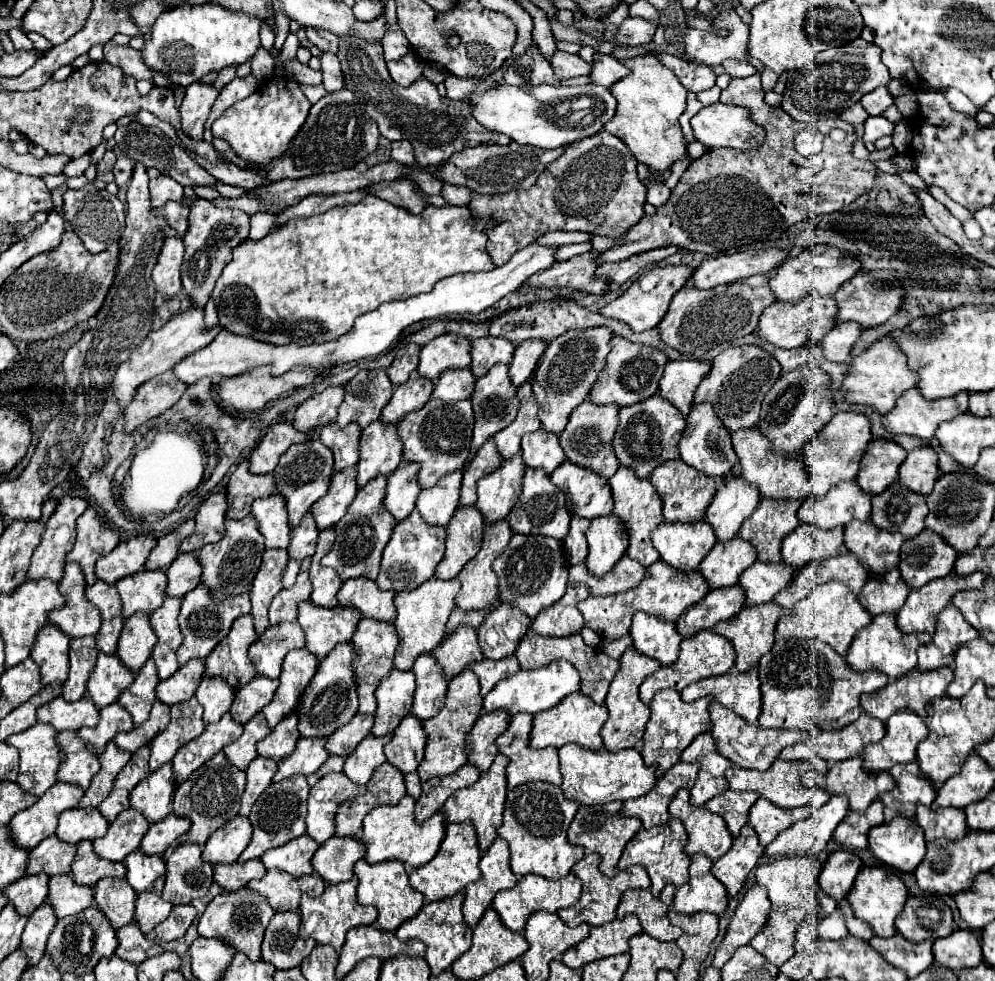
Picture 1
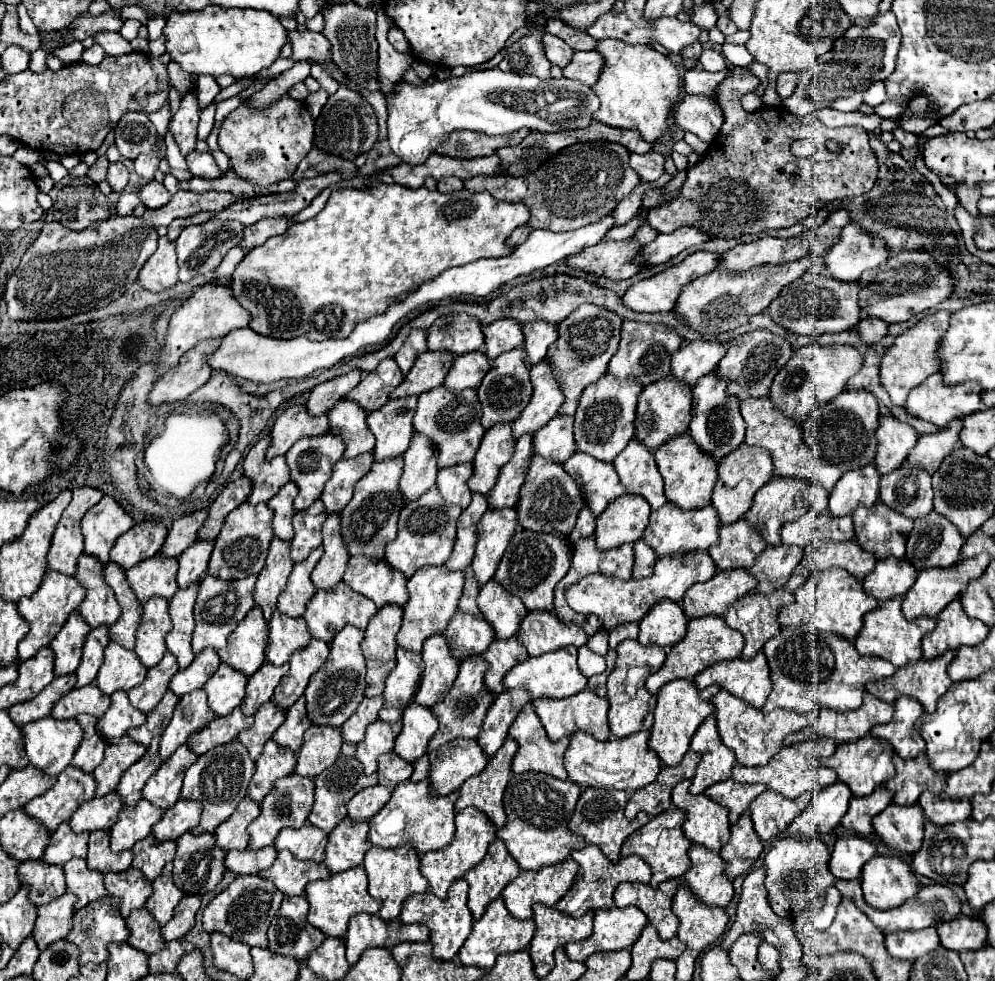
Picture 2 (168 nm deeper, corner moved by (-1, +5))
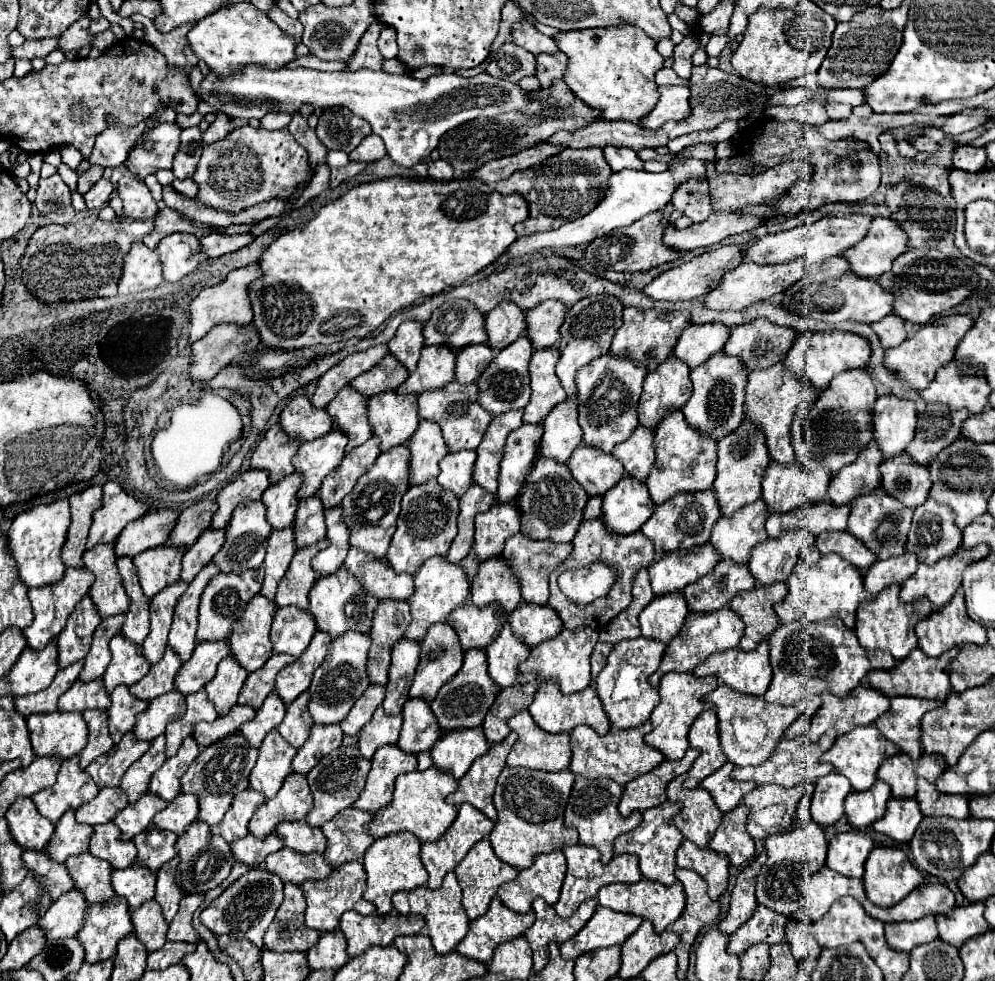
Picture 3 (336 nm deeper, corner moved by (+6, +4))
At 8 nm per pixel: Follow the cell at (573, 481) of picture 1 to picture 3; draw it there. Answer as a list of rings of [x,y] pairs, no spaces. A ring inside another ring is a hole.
[[[577,446],[567,460],[567,466],[573,478],[583,486],[583,490],[593,498],[603,498],[607,490],[611,490],[623,476],[625,470],[619,460],[611,458],[611,454],[601,452],[591,446]]]

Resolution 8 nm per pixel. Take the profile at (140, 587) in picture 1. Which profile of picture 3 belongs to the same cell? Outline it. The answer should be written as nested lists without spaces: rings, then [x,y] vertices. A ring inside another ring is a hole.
[[[161,546],[155,550],[151,548],[143,554],[139,554],[137,558],[133,558],[139,584],[147,598],[153,598],[165,586],[175,584],[179,580],[183,552],[185,552],[183,548]]]

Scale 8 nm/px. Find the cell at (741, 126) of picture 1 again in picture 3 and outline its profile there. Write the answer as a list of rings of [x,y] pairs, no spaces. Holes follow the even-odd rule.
[[[659,86],[661,98],[657,106],[639,122],[639,126],[645,128],[659,128],[669,120],[683,120],[691,112],[689,106],[689,88],[685,86]]]

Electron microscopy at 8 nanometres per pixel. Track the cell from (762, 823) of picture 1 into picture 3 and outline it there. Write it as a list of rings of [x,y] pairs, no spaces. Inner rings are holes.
[[[757,786],[753,792],[743,796],[743,804],[749,808],[747,832],[753,840],[763,840],[771,834],[779,834],[789,828],[801,788],[783,786]]]

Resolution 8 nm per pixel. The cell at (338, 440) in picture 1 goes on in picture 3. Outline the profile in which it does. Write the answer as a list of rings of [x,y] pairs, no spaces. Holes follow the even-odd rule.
[[[345,386],[343,390],[339,390],[339,394],[329,402],[325,410],[333,418],[333,424],[347,434],[347,452],[365,444],[371,438],[371,426],[365,414],[367,400],[353,388]]]

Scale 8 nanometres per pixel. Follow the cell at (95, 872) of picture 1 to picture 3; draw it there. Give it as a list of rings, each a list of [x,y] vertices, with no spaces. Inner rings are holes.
[[[113,822],[109,824],[99,824],[93,828],[93,836],[89,842],[89,852],[101,860],[107,860],[113,868],[129,868],[135,864],[137,848],[135,844],[123,842],[119,838],[119,828],[115,828]]]

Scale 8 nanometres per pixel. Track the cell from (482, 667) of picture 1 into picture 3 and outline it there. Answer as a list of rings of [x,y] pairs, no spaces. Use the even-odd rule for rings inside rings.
[[[505,622],[503,628],[501,628],[501,634],[485,648],[487,652],[487,664],[489,664],[489,676],[493,678],[493,682],[499,686],[499,688],[509,688],[517,682],[527,682],[527,680],[533,680],[535,676],[529,674],[529,676],[523,676],[519,674],[517,666],[529,656],[529,646],[525,646],[523,642],[519,642],[509,624]]]

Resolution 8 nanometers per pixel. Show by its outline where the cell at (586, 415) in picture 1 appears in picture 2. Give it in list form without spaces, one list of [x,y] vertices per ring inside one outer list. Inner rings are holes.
[[[604,373],[596,383],[588,385],[580,397],[580,405],[574,421],[574,437],[580,451],[612,463],[616,455],[632,441],[634,437],[634,419],[636,405],[642,385],[634,377],[618,379],[612,373]]]

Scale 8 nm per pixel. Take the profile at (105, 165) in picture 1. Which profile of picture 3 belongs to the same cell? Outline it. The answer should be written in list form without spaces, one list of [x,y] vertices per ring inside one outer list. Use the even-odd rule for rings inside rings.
[[[91,166],[87,172],[83,172],[79,176],[79,188],[77,188],[77,192],[85,194],[99,180],[99,176],[103,176],[103,168],[101,166]]]

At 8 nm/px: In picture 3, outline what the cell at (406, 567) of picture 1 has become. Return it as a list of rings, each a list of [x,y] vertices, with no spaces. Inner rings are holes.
[[[435,478],[421,486],[411,486],[401,500],[401,512],[397,518],[397,530],[387,550],[387,562],[395,572],[415,574],[427,558],[445,556],[449,544],[457,534],[457,514],[459,514],[459,498],[447,490],[441,490]]]

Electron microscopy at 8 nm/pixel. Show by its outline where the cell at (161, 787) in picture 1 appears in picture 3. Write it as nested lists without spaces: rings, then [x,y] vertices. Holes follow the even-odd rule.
[[[187,736],[187,740],[181,744],[179,752],[173,758],[167,758],[167,762],[153,774],[147,792],[163,798],[165,802],[171,802],[181,790],[179,780],[191,766],[191,762],[199,756],[199,746],[193,740],[193,736]]]

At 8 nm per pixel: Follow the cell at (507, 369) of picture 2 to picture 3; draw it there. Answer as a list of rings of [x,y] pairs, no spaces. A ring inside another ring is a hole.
[[[521,336],[517,342],[509,344],[501,352],[497,352],[497,356],[491,360],[487,370],[477,380],[479,404],[487,412],[491,412],[495,416],[495,414],[511,412],[511,410],[521,410],[521,408],[527,406],[529,396],[531,396],[529,374],[527,374],[527,366],[529,366],[531,354],[533,354],[533,348],[531,348],[531,342],[529,342],[527,336]]]

